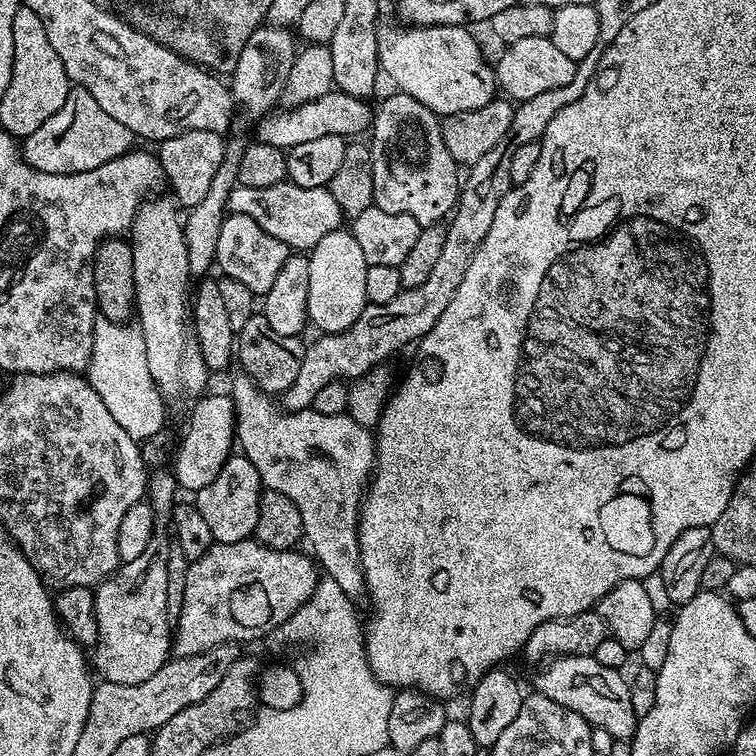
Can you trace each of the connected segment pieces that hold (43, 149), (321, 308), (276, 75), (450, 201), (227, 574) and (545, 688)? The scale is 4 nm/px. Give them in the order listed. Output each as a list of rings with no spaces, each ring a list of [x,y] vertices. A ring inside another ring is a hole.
[[[72,86],[62,110],[58,110],[54,118],[46,118],[34,134],[23,137],[22,151],[24,161],[34,170],[42,170],[46,174],[78,174],[98,170],[98,166],[106,166],[106,162],[133,151],[132,143],[132,132],[126,130],[122,122],[110,118],[110,114],[94,102],[94,94],[90,94],[90,90]]]
[[[341,230],[326,234],[326,238],[322,238],[322,242],[318,242],[318,246],[314,246],[307,253],[308,265],[310,266],[310,298],[308,299],[308,318],[311,327],[320,334],[329,334],[332,332],[342,332],[354,326],[354,322],[358,322],[358,314],[362,314],[362,310],[368,305],[366,298],[366,270],[368,263],[366,262],[366,254],[362,254],[362,250],[358,246],[358,238],[352,236],[351,231]]]
[[[261,26],[246,38],[246,46],[236,63],[236,69],[230,74],[232,99],[236,101],[239,111],[245,112],[252,122],[267,116],[283,101],[286,90],[286,78],[290,78],[290,70],[296,61],[298,40],[284,26]]]
[[[399,90],[393,93],[380,108],[378,104],[370,129],[375,207],[386,210],[386,214],[410,214],[421,226],[439,224],[453,215],[460,198],[461,169],[450,158],[442,138],[441,117],[422,106],[418,98]]]
[[[255,538],[229,544],[213,542],[210,550],[202,554],[202,558],[189,563],[182,614],[174,621],[171,655],[193,656],[205,648],[217,648],[220,644],[244,646],[247,640],[256,640],[267,632],[268,635],[275,633],[280,625],[287,622],[310,599],[317,583],[318,565],[315,559],[308,554],[303,556],[300,550],[279,552],[267,548]]]
[[[558,656],[544,666],[536,676],[535,691],[539,695],[558,702],[558,706],[566,706],[566,710],[574,710],[593,728],[606,730],[616,742],[631,741],[638,717],[630,702],[630,690],[617,669],[602,666],[593,656]]]

